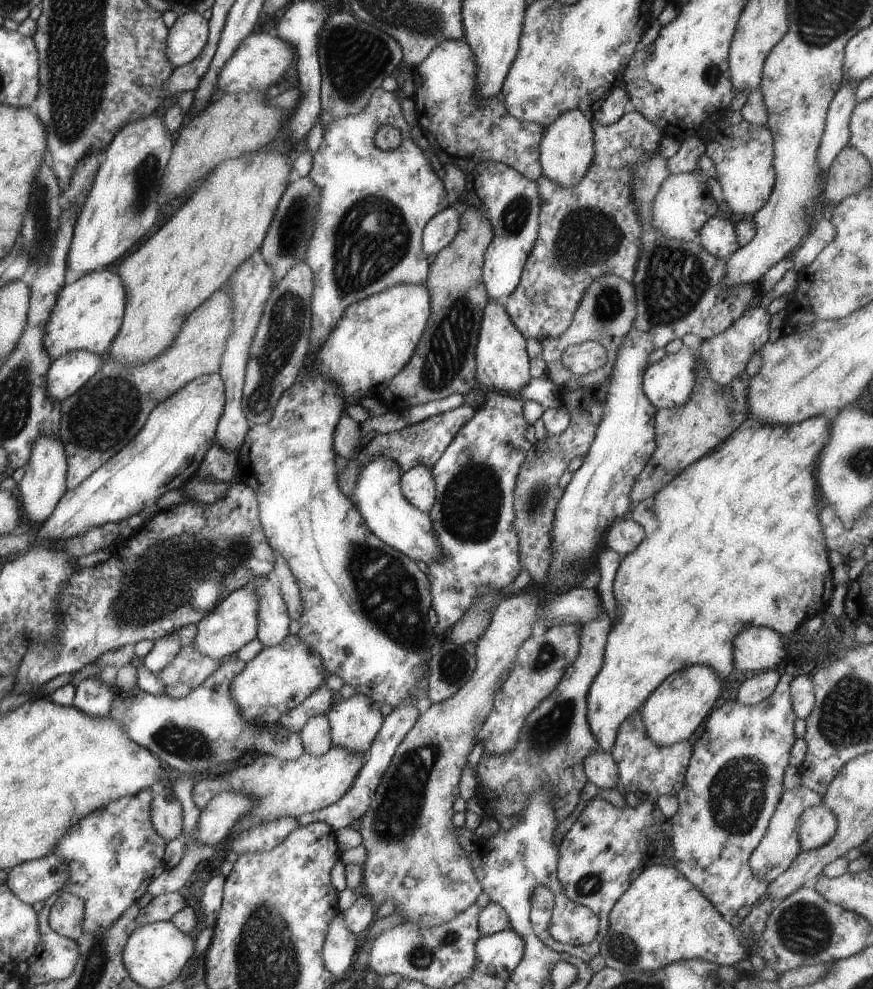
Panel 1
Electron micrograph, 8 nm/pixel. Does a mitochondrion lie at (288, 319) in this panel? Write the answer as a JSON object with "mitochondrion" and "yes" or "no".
{"mitochondrion":"yes"}

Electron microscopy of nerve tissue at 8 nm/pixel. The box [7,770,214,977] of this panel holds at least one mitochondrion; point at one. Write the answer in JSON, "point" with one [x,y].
{"point":[56,868]}

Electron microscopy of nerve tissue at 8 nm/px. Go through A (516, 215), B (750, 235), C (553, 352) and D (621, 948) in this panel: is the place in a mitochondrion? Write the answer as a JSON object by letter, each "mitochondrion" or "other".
{"A":"mitochondrion","B":"other","C":"other","D":"mitochondrion"}

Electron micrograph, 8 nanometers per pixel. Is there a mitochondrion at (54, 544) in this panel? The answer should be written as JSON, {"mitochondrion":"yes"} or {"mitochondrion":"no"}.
{"mitochondrion":"no"}

